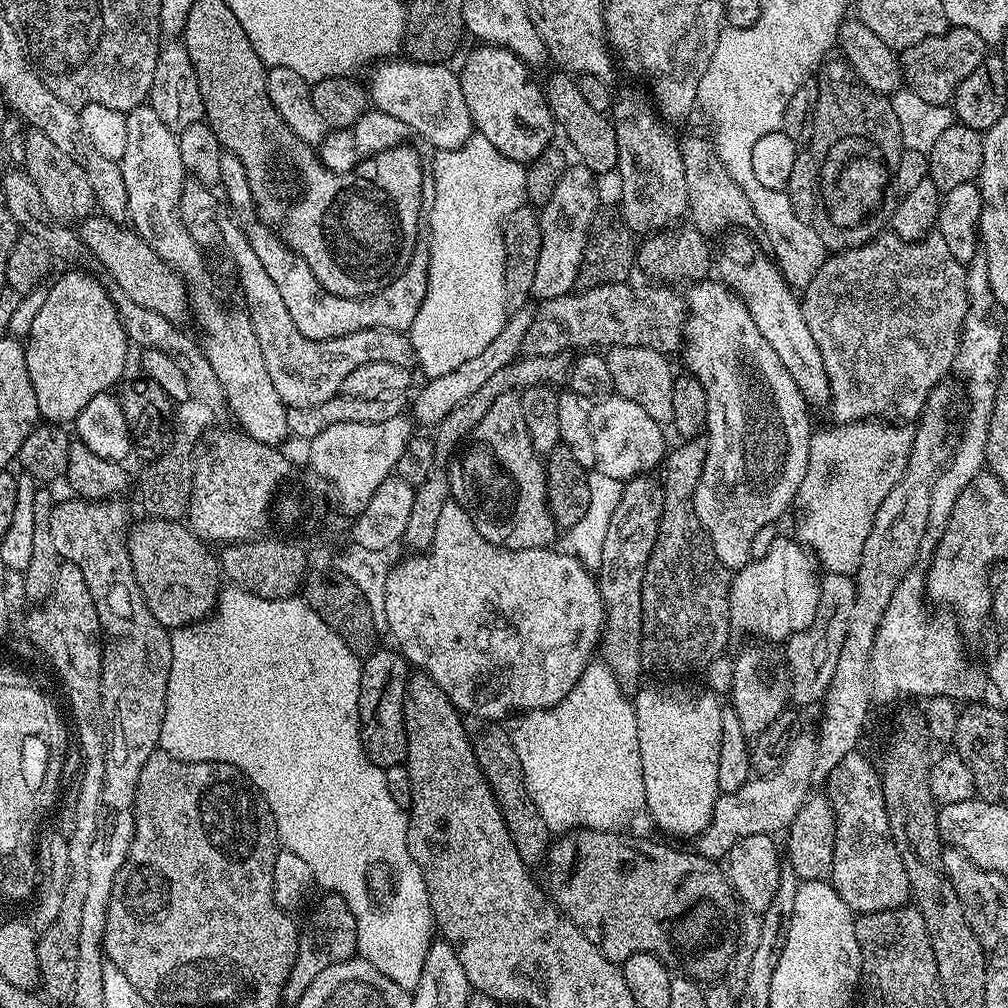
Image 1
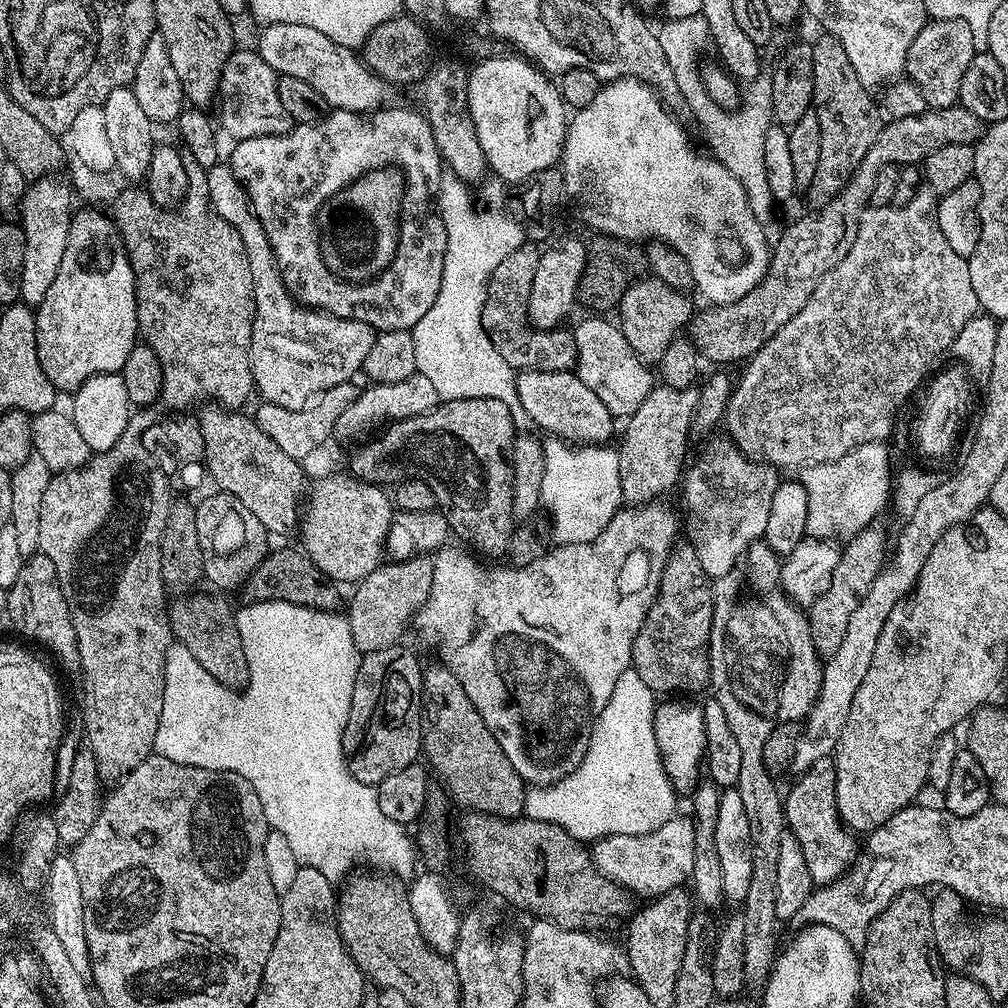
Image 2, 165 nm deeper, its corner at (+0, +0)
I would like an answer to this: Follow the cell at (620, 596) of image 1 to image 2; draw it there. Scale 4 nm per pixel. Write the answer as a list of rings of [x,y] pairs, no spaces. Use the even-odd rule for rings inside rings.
[[[656,386],[646,398],[646,402],[642,402],[642,406],[638,406],[638,410],[634,410],[634,414],[627,417],[625,424],[628,425],[624,428],[624,437],[621,438],[620,444],[618,443],[620,453],[618,474],[622,482],[624,500],[629,505],[639,506],[659,501],[675,484],[677,487],[681,483],[686,470],[684,455],[688,452],[688,436],[690,437],[694,410],[698,406],[699,393],[699,387],[696,386],[691,388]]]

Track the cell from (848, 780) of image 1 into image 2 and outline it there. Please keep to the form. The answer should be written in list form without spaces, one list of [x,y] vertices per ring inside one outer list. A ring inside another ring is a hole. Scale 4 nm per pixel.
[[[832,756],[818,758],[814,766],[799,773],[795,779],[796,785],[782,796],[784,823],[798,846],[802,846],[802,858],[806,858],[813,885],[823,886],[851,868],[858,855],[857,837],[840,822],[836,809],[836,762]]]

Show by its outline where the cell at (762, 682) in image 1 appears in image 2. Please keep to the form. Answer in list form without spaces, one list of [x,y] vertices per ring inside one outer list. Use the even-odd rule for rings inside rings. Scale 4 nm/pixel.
[[[757,542],[749,546],[739,564],[714,584],[714,618],[710,630],[708,661],[712,667],[711,691],[714,698],[722,704],[726,719],[730,724],[735,740],[742,753],[742,767],[735,788],[742,794],[742,803],[746,818],[750,821],[750,842],[752,843],[752,861],[754,878],[750,878],[750,890],[742,905],[742,915],[746,926],[746,970],[745,981],[749,985],[764,986],[772,972],[778,955],[776,948],[776,927],[778,921],[774,910],[774,897],[778,894],[778,846],[786,834],[784,823],[784,802],[781,789],[776,789],[777,781],[768,773],[762,762],[762,746],[770,738],[770,730],[786,722],[803,721],[814,706],[818,692],[822,690],[824,664],[814,650],[810,638],[810,626],[805,609],[791,600],[780,586],[781,557],[769,544]]]

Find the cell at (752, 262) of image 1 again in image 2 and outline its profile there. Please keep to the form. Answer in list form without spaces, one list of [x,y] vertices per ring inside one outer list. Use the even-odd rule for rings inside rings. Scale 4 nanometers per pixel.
[[[632,76],[625,80],[610,80],[601,87],[600,92],[590,102],[590,106],[579,109],[568,121],[568,133],[564,136],[564,150],[562,153],[562,171],[564,173],[564,191],[567,199],[576,203],[580,216],[593,228],[593,233],[601,236],[613,236],[619,240],[631,240],[633,242],[663,242],[672,248],[686,262],[690,268],[692,282],[695,291],[701,292],[708,299],[707,303],[712,306],[722,304],[733,304],[741,300],[746,294],[759,286],[760,280],[768,273],[768,262],[770,259],[770,241],[762,230],[762,226],[756,220],[756,216],[750,210],[750,202],[746,190],[742,190],[742,182],[726,170],[722,161],[707,151],[696,152],[688,132],[671,116],[663,100],[656,95],[649,84],[635,80]]]

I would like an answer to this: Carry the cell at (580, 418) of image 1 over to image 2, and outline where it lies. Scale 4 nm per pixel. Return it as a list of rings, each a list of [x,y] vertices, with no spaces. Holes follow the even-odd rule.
[[[530,370],[529,372],[516,372],[516,393],[520,403],[520,412],[528,415],[542,431],[548,432],[549,437],[557,440],[567,440],[573,446],[604,446],[615,430],[617,421],[606,410],[606,406],[586,382],[577,378],[575,371],[547,372],[546,370]]]

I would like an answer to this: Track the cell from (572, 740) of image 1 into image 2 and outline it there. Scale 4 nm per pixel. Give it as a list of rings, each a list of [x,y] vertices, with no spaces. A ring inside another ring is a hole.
[[[627,668],[610,694],[610,702],[592,725],[592,737],[582,762],[566,778],[557,784],[532,786],[524,793],[524,816],[530,820],[541,820],[547,824],[562,826],[581,842],[595,842],[602,836],[614,834],[646,834],[658,830],[666,821],[677,815],[678,793],[673,788],[664,769],[664,763],[654,738],[654,718],[658,707],[658,696],[638,678],[633,668]]]

